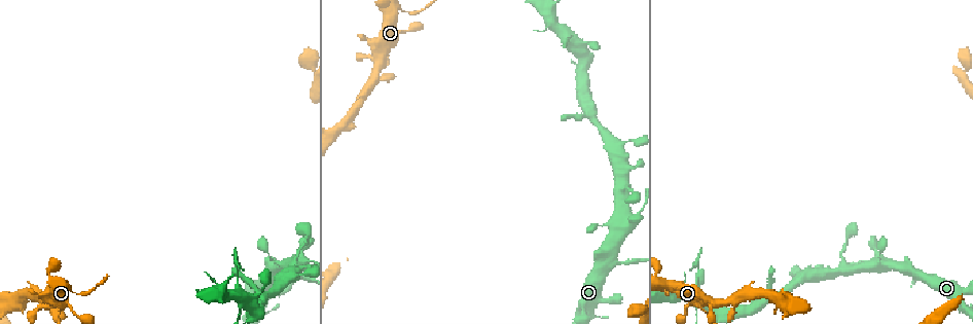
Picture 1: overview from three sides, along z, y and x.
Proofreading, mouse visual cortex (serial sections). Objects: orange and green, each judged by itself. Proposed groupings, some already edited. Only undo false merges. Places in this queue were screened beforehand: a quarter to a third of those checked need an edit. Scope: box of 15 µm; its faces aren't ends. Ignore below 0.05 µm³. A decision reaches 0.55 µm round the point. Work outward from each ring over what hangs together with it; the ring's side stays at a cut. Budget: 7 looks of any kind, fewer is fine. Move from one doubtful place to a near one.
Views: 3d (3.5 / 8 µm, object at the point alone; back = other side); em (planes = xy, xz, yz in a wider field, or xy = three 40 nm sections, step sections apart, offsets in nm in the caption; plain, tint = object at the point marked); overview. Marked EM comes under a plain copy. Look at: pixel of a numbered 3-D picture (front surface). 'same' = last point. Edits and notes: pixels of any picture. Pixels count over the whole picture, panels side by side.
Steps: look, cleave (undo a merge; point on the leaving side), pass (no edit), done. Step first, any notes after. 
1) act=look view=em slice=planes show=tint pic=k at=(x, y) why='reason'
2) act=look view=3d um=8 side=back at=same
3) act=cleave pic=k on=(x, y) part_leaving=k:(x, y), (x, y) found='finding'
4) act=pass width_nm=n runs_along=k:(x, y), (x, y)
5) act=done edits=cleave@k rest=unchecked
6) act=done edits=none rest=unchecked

act=look view=3d um=8 pic=1 at=(620, 261) why='a narrow waist'

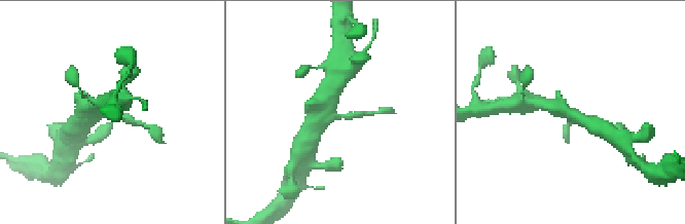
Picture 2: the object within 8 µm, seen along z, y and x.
act=look view=3d um=3.5 pic=2 at=(344, 116) why='closer look'

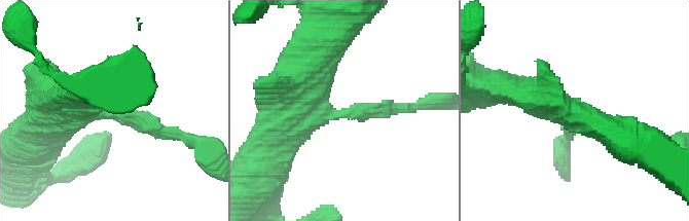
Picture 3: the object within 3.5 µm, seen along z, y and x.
act=look view=em slice=xy step=1 show=tint pic=3 at=(342, 113)

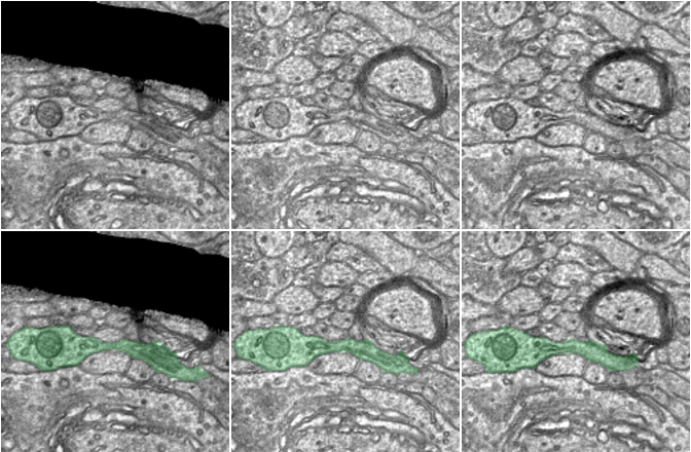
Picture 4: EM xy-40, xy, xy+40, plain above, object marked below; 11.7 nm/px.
act=pass arm_widths_nm=200,450 runs_along=3:(55, 118), (120, 112), (175, 134) found='all the same cell'

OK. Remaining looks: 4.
act=look view=3d um=3.5 pic=1 at=(779, 300) why='arms run side by side'

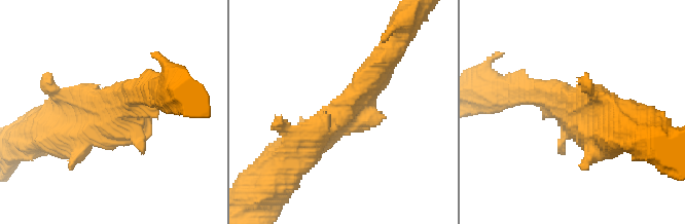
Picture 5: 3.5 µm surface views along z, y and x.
act=look view=em slice=xy step=5 show=tint pic=5 at=(343, 113)

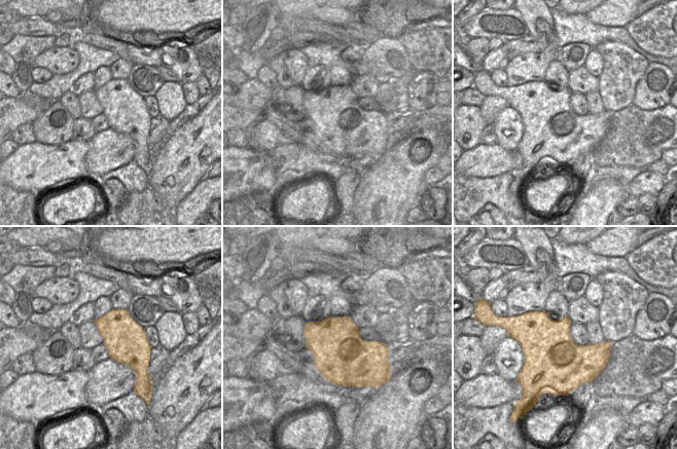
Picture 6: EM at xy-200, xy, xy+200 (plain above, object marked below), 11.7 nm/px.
act=pass runs_along=5:(379, 66), (354, 107), (290, 157) found='all the same cell'

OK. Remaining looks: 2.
act=look view=3d um=3.5 side=back pic=1 at=(407, 11) why='sudden change in width'

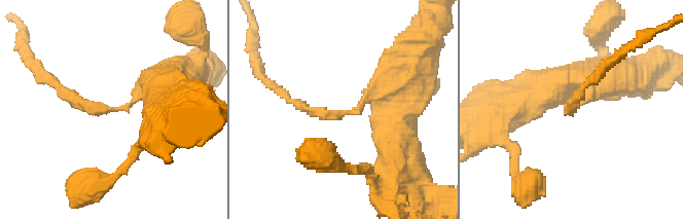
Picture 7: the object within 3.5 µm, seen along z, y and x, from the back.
act=look view=em slice=xy step=5 show=tint pic=7 at=(112, 109)

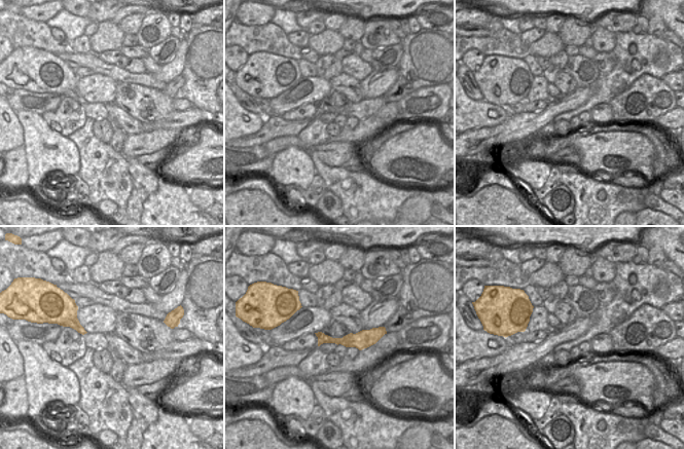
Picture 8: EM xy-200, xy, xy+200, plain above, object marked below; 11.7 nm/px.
act=cleave pic=7 on=(99, 109) arm_widths_nm=150,400 part_leaving=7:(129, 104), (91, 110), (43, 75) found='two cells meet here'

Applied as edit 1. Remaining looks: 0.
act=done edits=cleave@7 rest=unchecked

